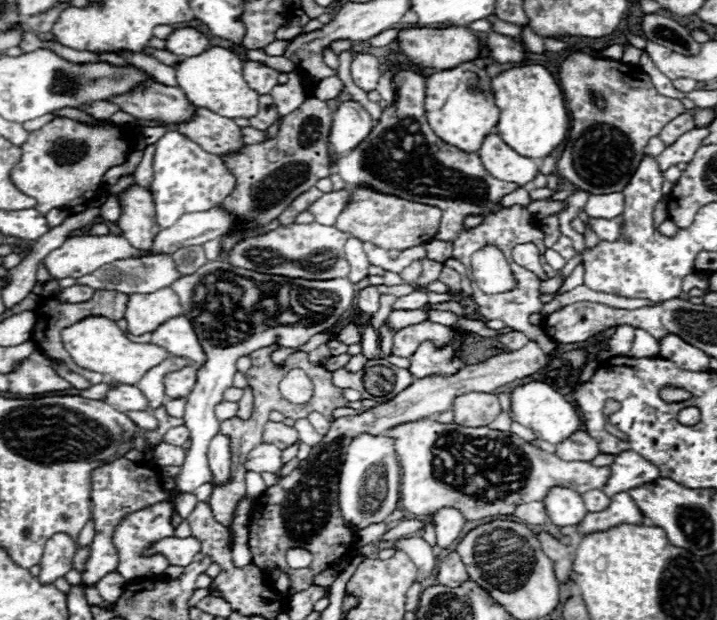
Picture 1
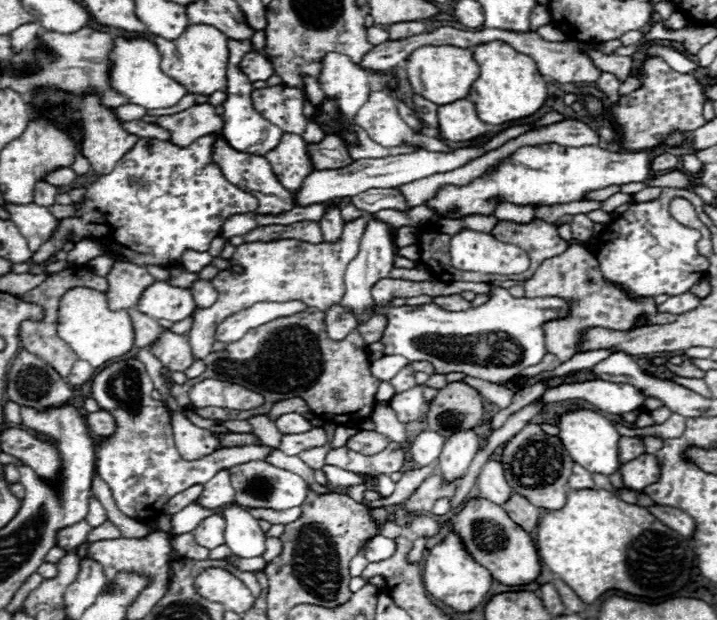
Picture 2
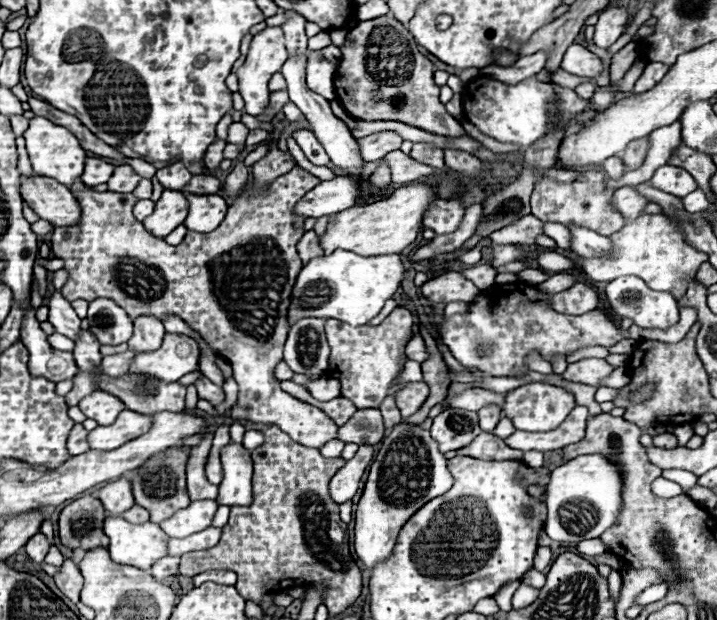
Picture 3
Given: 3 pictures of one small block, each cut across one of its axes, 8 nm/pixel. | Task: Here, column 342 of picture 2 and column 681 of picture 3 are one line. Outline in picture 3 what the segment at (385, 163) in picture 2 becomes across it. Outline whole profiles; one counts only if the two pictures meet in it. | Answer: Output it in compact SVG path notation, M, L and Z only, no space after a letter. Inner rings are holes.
M660 166L654 176L650 178L648 182L652 188L658 188L662 192L668 192L668 194L674 194L678 198L694 192L698 186L694 182L694 178L690 176L690 172L686 172L684 168L680 166Z

